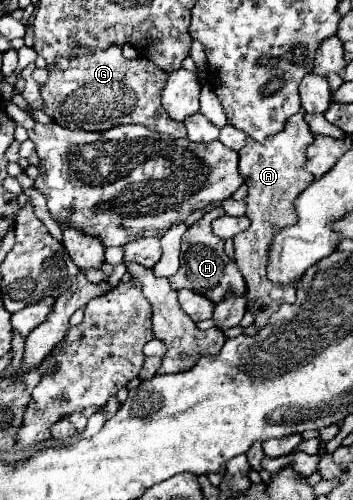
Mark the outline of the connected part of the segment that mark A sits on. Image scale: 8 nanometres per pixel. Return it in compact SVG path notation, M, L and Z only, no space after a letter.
M298 112L296 116L288 118L286 128L280 134L274 134L266 142L246 140L246 146L240 150L240 174L244 176L244 182L248 186L248 194L244 198L246 202L246 216L250 218L250 228L244 230L240 236L234 238L236 246L236 266L242 272L246 280L246 298L248 298L248 310L254 314L254 326L260 330L266 326L270 314L274 312L278 300L270 296L272 282L268 280L268 244L272 242L272 236L276 228L286 228L288 224L296 224L296 210L294 200L300 196L300 190L308 188L308 184L314 182L312 174L306 174L306 148L312 144L314 136L308 130L308 124L304 122L304 112Z

